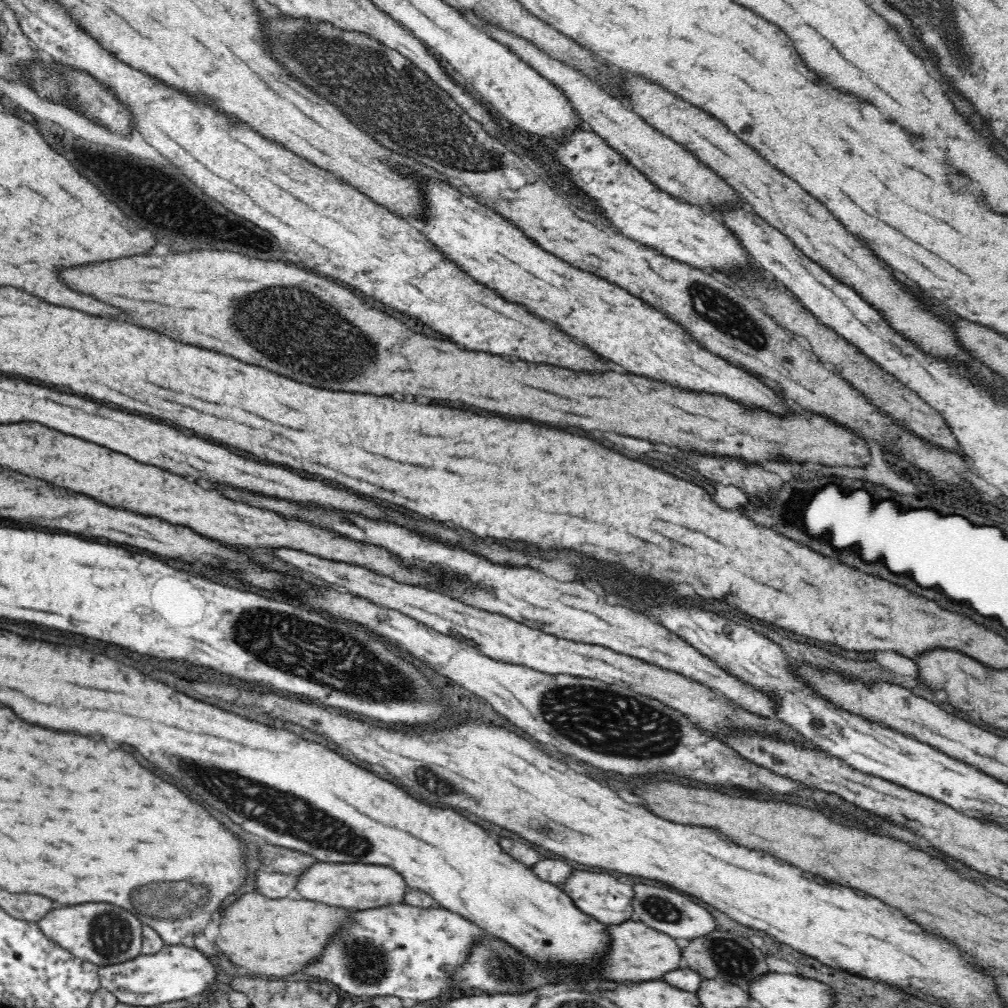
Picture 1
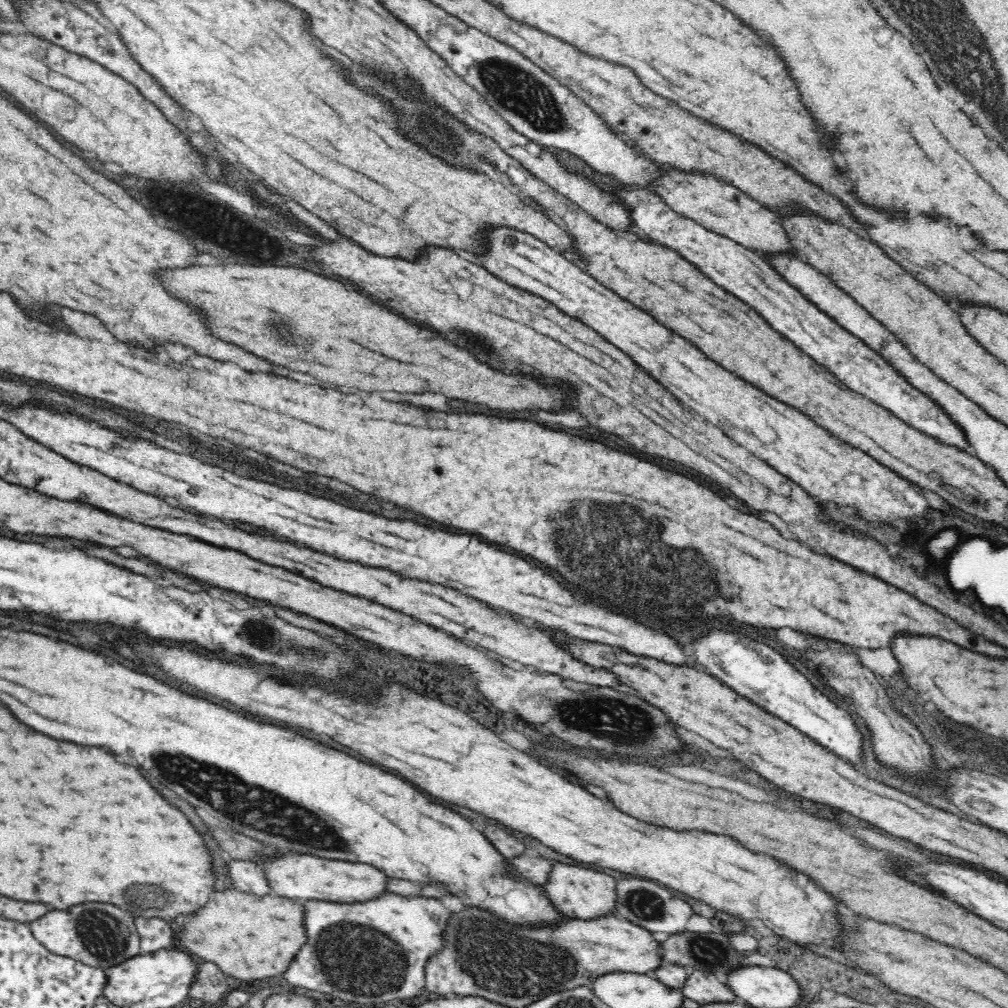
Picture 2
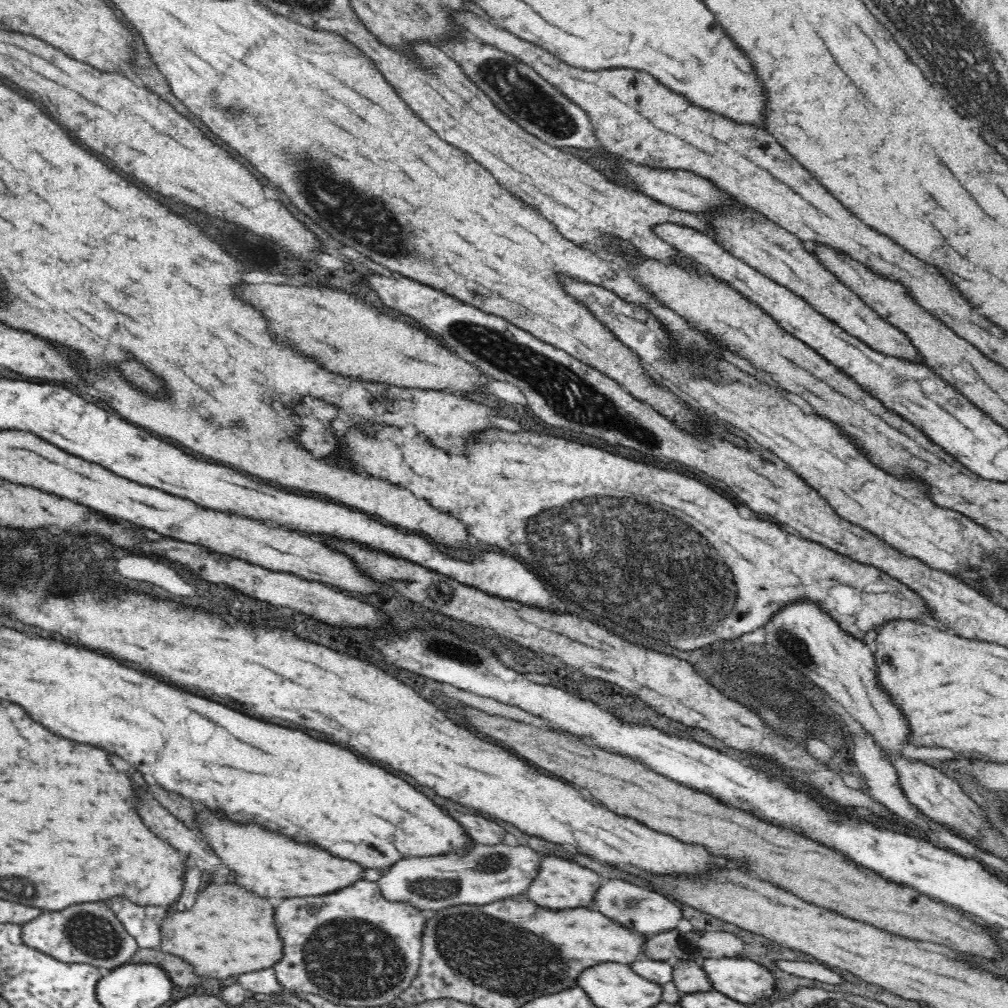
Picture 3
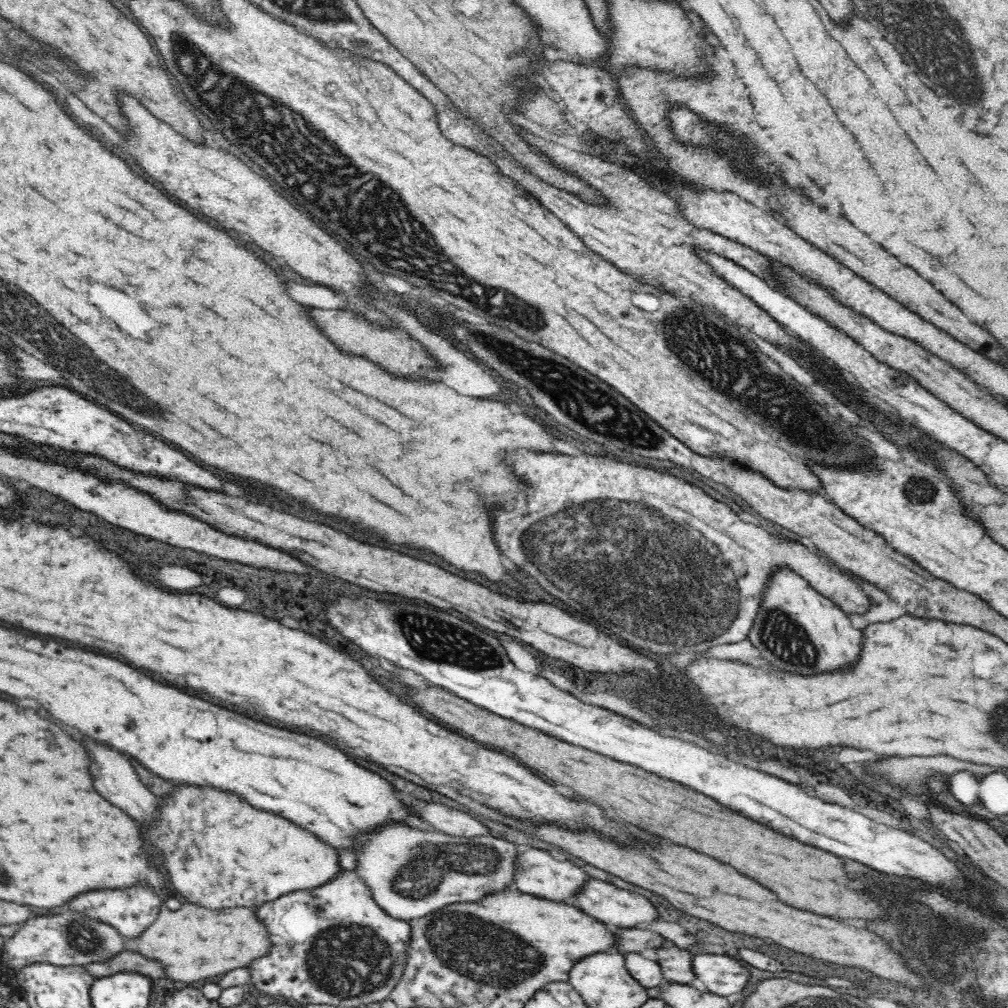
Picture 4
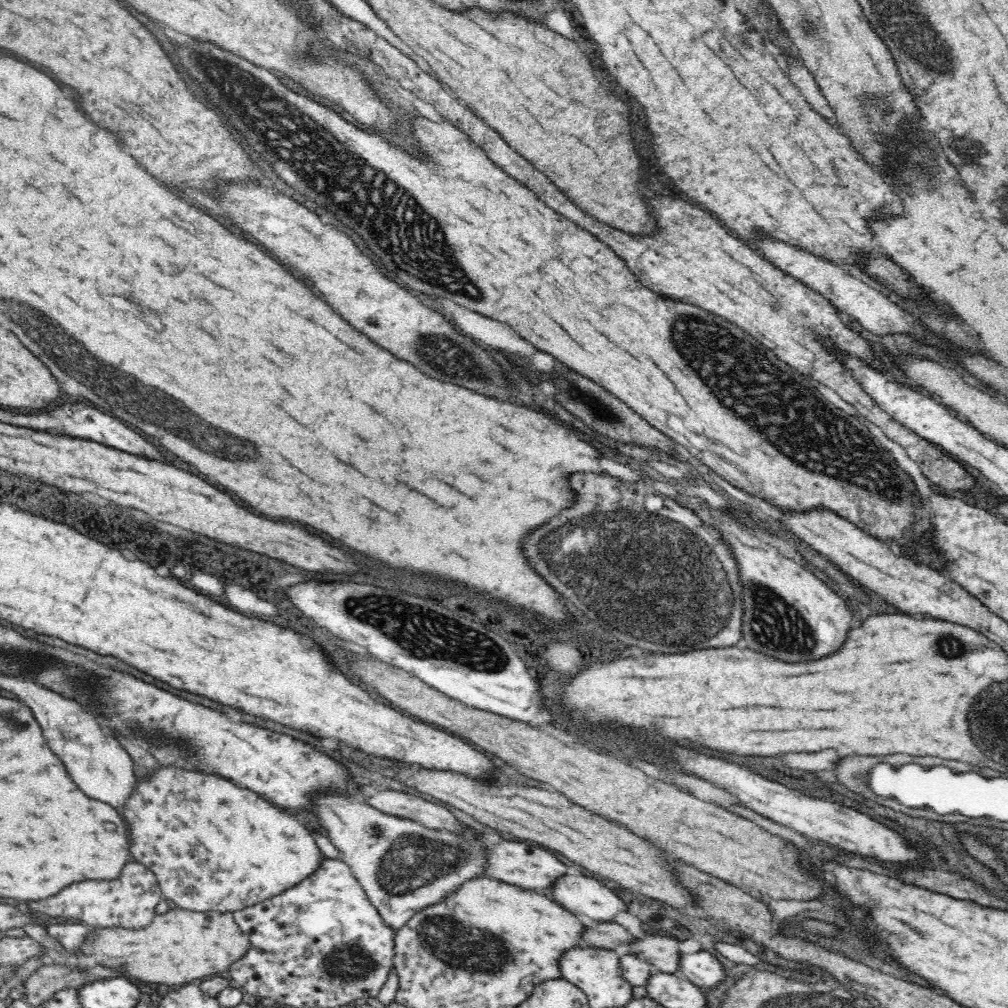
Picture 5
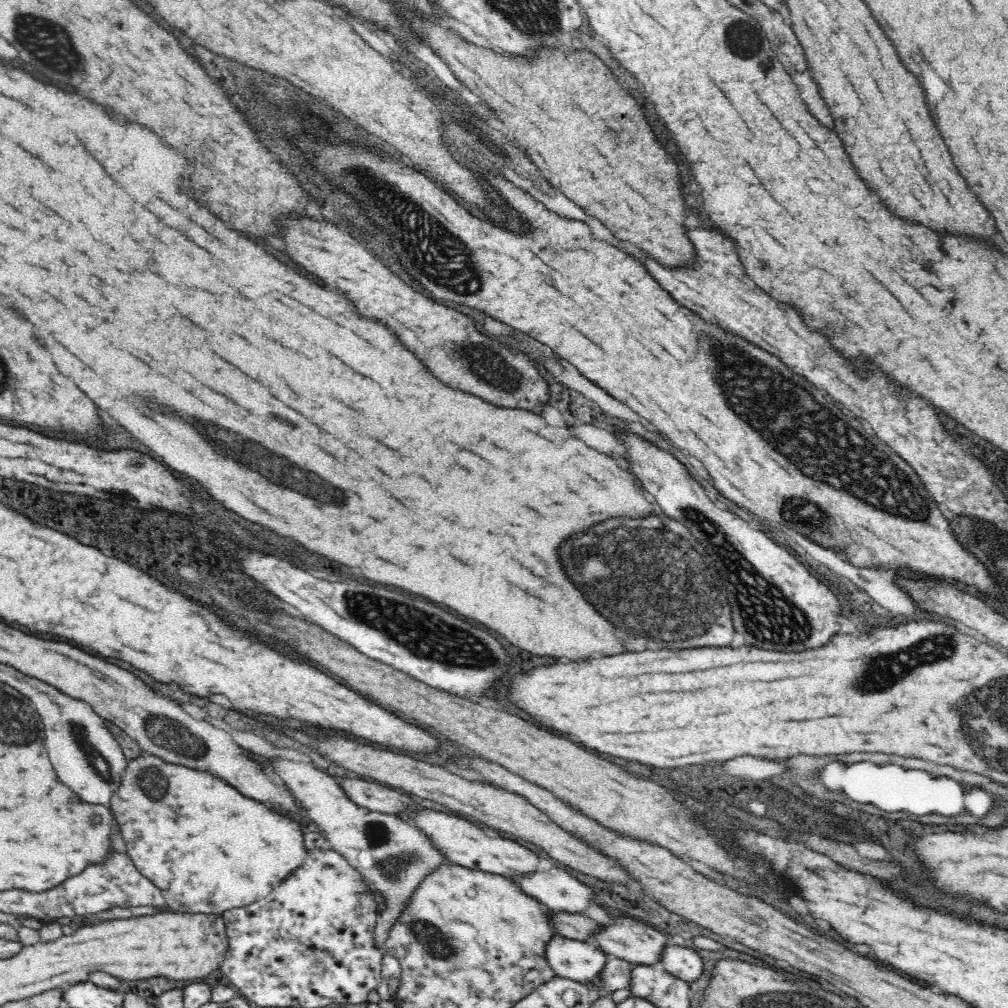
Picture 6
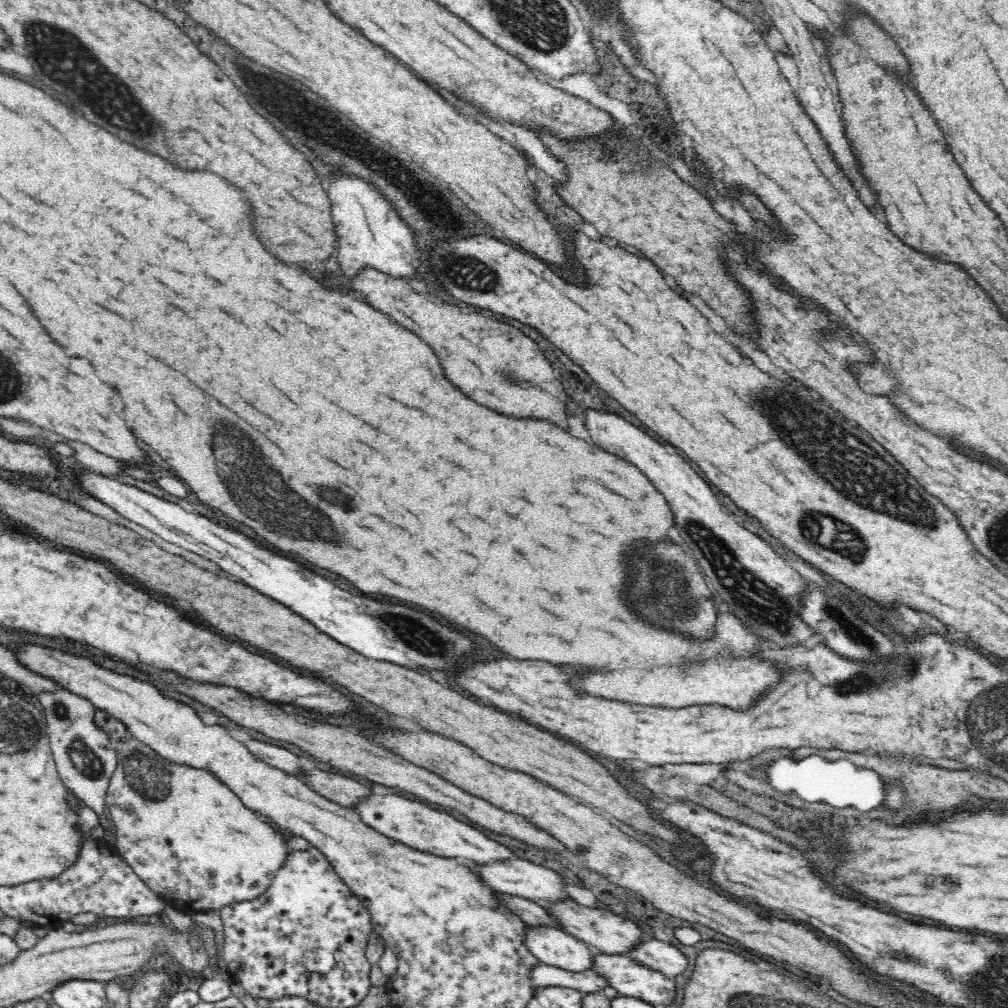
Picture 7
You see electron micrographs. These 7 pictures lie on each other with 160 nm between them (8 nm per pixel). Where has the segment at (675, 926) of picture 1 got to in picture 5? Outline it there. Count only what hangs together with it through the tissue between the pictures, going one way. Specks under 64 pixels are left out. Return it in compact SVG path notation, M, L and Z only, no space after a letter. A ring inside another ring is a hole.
M568 872L562 874L550 888L546 888L544 894L572 914L584 914L584 916L599 922L612 922L616 914L628 911L626 904L618 896L614 896L612 890L608 890L604 884L600 884L598 880L586 878L586 876L572 876Z

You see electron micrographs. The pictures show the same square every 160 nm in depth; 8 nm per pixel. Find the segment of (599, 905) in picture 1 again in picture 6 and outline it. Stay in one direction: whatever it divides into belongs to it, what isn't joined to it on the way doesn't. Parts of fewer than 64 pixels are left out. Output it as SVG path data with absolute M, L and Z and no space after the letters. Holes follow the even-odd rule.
M417 807L406 815L396 815L399 820L406 821L414 827L418 827L428 841L448 859L448 862L465 866L472 870L482 870L484 872L499 874L505 876L514 876L514 874L528 874L538 868L538 856L524 846L504 839L501 836L491 838L468 820L458 818L456 815L442 814L434 810L422 810L423 807Z

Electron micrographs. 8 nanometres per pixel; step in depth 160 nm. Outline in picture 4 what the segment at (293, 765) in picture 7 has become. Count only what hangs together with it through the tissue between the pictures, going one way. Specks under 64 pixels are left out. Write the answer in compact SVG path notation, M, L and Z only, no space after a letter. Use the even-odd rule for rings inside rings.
M390 821L386 822L386 824L382 824L382 826L378 826L378 828L372 828L372 830L360 830L360 832L356 832L356 836L352 838L352 845L354 845L354 848L350 848L350 850L353 851L356 859L354 872L366 883L366 886L368 886L374 902L376 902L379 907L382 907L382 910L386 911L392 918L401 921L410 922L412 919L422 918L426 916L426 914L430 914L430 912L434 912L443 906L456 902L476 902L476 900L484 898L486 894L500 892L500 890L504 890L504 888L513 887L512 876L514 876L514 865L512 865L512 860L514 860L514 856L518 854L518 848L516 848L516 845L512 842L492 837L490 834L484 836L470 836L470 838L466 838L466 836L450 836L449 834L440 833L438 830L434 830L428 826L416 826L404 821Z

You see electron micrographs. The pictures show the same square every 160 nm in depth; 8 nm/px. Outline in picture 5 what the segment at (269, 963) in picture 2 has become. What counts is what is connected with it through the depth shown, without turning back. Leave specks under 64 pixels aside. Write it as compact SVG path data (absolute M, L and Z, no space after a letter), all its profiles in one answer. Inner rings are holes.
M176 907L155 914L152 922L142 928L92 927L78 951L93 957L98 965L120 971L130 979L181 986L210 974L225 975L229 966L242 958L248 948L250 941L234 921L232 913L194 912Z

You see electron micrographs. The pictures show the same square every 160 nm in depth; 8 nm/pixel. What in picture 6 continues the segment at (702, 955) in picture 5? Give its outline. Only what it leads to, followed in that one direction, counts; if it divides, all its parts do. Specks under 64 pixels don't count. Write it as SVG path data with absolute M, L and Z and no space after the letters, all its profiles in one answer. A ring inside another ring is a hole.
M690 944L688 948L687 946L666 945L662 948L660 959L659 967L687 983L696 980L702 972L701 953L696 948L691 948Z

